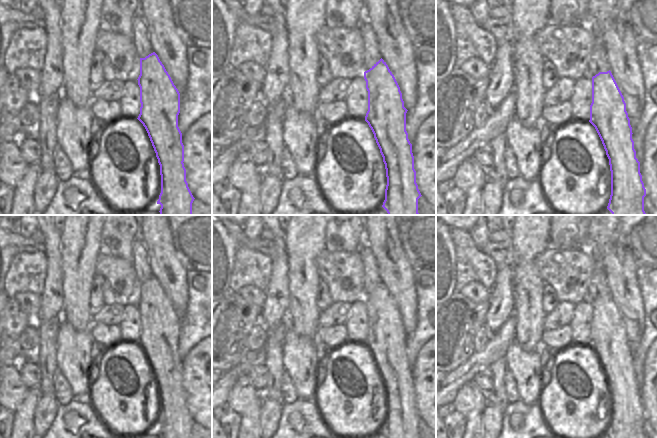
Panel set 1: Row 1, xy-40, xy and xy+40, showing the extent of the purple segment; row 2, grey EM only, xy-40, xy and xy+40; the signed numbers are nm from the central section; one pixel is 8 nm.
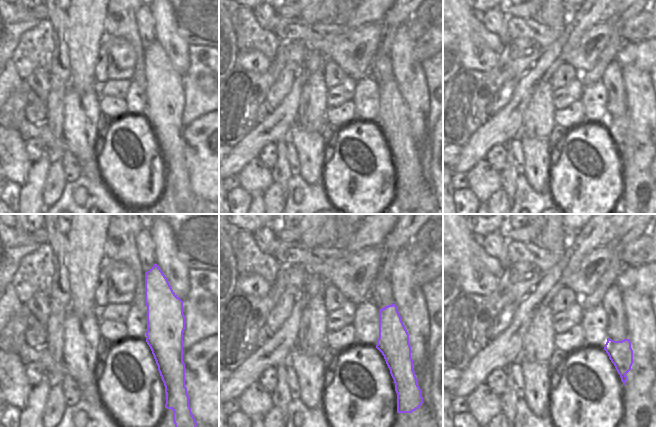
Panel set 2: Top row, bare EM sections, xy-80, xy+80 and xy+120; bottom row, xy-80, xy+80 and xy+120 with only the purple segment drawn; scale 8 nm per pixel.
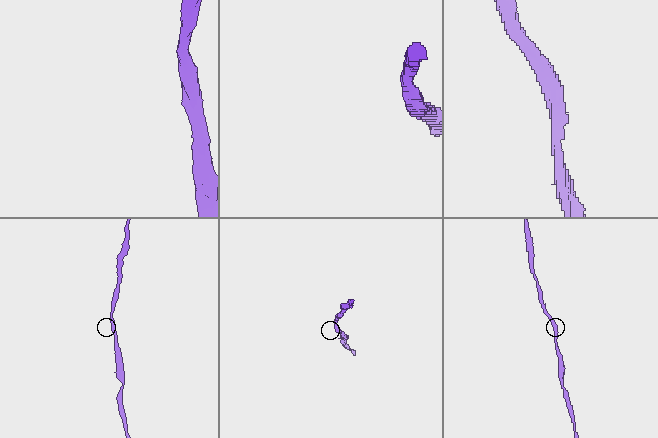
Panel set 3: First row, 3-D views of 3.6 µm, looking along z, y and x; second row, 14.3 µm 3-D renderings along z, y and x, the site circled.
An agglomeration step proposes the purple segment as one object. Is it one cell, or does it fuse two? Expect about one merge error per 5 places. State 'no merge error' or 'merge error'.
no merge error

